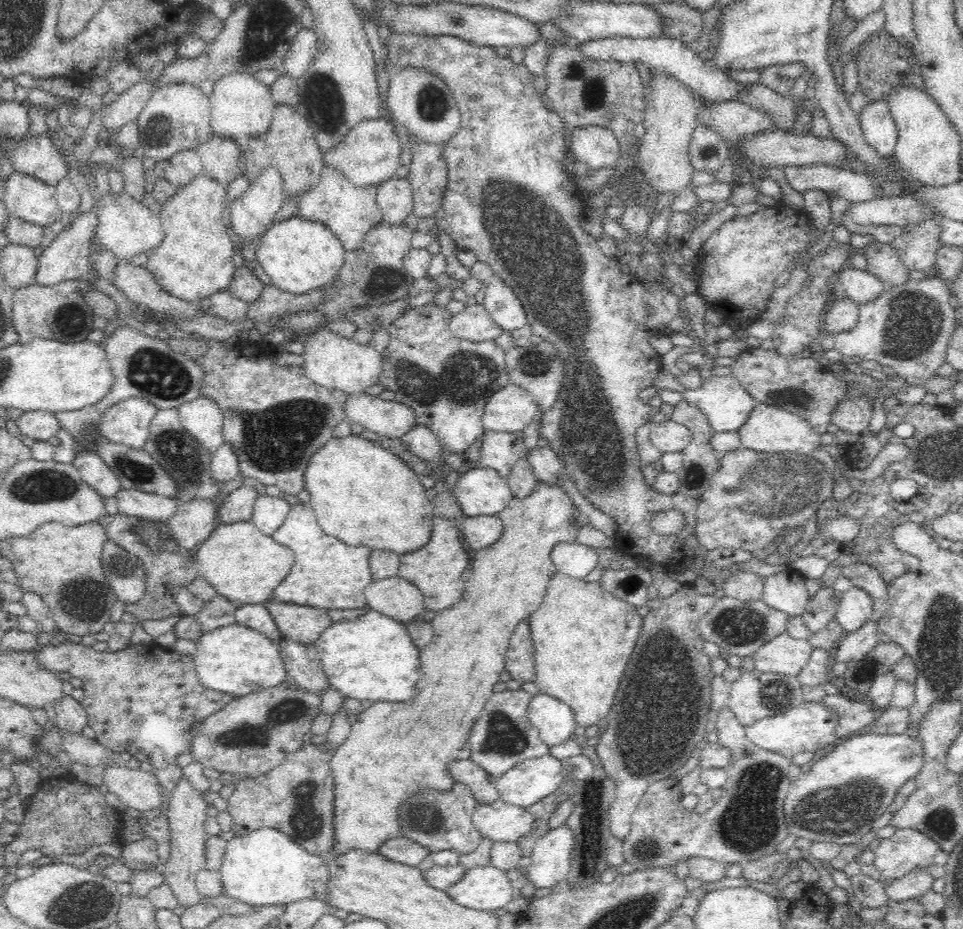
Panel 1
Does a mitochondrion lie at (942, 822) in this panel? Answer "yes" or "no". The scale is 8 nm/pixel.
yes

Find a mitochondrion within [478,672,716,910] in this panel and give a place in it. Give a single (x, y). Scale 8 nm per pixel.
(502, 736)

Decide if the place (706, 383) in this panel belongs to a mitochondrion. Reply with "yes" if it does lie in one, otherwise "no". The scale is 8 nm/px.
no

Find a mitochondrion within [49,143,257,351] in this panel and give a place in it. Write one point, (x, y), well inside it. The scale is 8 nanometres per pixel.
(70, 323)

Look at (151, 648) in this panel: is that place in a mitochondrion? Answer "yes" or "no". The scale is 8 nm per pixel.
no

